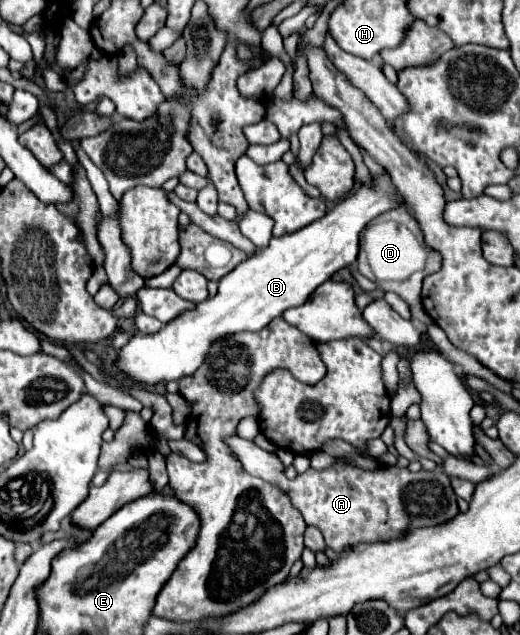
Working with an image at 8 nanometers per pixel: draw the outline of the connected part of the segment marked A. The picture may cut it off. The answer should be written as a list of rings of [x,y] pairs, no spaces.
[[[232,435],[232,437],[226,437],[224,443],[242,461],[242,467],[250,475],[260,477],[260,479],[268,481],[270,485],[278,485],[278,489],[282,489],[290,497],[292,505],[302,513],[306,525],[318,527],[322,531],[322,535],[324,535],[326,545],[338,555],[344,549],[360,545],[360,543],[382,543],[382,541],[402,539],[412,529],[442,525],[442,523],[446,523],[446,521],[450,521],[452,517],[458,515],[456,493],[454,493],[454,489],[450,485],[450,477],[444,471],[418,471],[418,473],[412,473],[408,469],[398,469],[398,467],[380,467],[376,471],[364,471],[364,469],[360,469],[356,465],[336,463],[334,467],[324,469],[324,471],[308,469],[306,473],[296,475],[294,479],[286,479],[286,475],[282,473],[282,461],[274,453],[268,453],[268,451],[260,449],[254,441],[246,441],[246,439],[240,439],[238,435]]]

